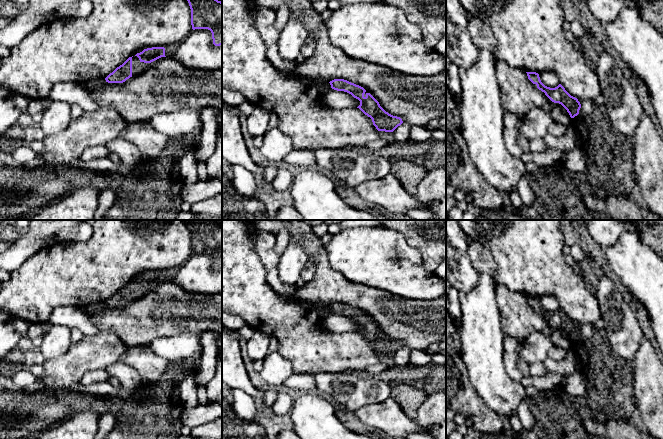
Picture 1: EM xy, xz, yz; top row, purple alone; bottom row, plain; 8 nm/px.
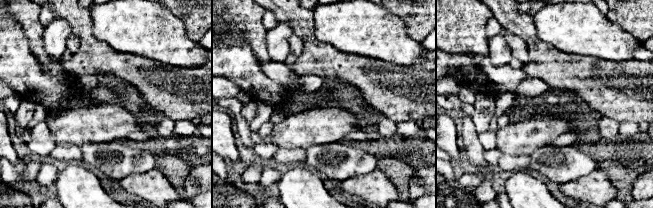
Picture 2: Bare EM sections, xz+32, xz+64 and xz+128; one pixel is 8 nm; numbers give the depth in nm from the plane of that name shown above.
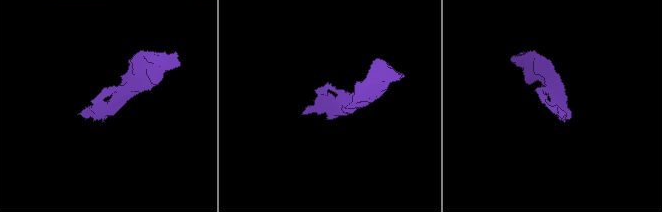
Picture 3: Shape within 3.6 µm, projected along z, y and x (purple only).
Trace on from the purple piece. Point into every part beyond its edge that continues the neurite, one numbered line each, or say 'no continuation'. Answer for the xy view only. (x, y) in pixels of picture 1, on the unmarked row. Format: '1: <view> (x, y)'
1: xy (138, 291)

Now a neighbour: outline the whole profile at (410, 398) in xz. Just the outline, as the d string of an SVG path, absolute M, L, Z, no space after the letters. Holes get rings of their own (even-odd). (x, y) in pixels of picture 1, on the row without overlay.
M407 384L392 386L390 394L390 398L395 400L412 420L416 420L417 411L426 397L427 394L423 390Z

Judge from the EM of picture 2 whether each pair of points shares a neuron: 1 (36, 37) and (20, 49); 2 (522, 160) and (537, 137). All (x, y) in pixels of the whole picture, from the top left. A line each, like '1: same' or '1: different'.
1: different
2: different

